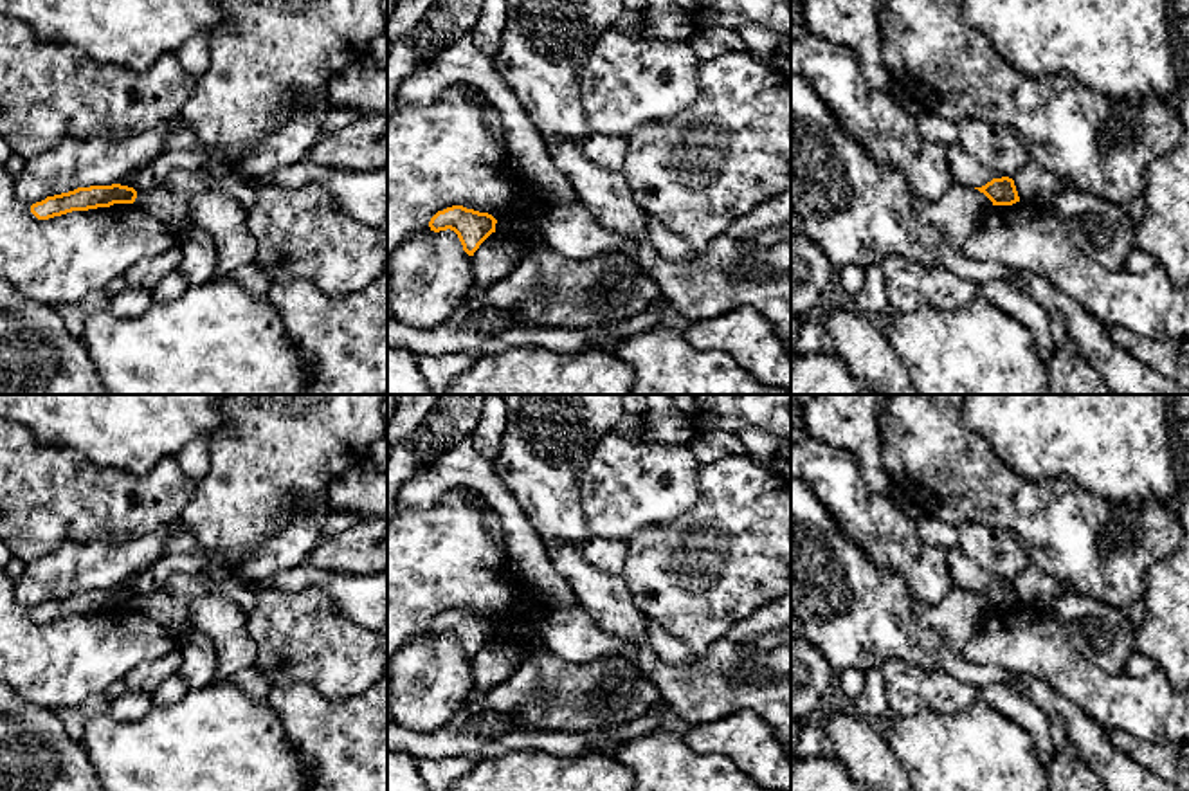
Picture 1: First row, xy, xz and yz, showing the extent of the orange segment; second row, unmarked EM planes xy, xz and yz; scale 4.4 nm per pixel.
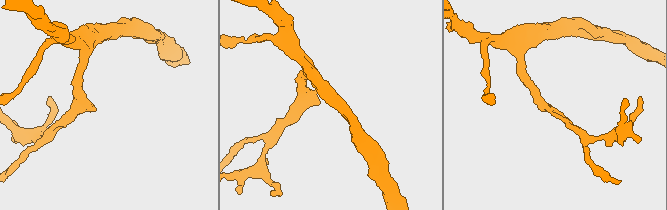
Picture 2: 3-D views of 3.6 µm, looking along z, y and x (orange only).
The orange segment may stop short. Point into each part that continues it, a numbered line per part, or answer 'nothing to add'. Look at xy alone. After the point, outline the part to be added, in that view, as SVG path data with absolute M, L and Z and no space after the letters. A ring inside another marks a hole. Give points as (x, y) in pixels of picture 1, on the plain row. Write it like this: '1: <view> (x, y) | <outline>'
nothing to add

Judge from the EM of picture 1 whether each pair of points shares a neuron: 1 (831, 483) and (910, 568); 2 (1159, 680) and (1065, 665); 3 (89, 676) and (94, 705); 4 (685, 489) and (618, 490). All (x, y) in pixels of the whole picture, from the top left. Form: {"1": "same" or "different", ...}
{"1": "same", "2": "same", "3": "different", "4": "same"}

